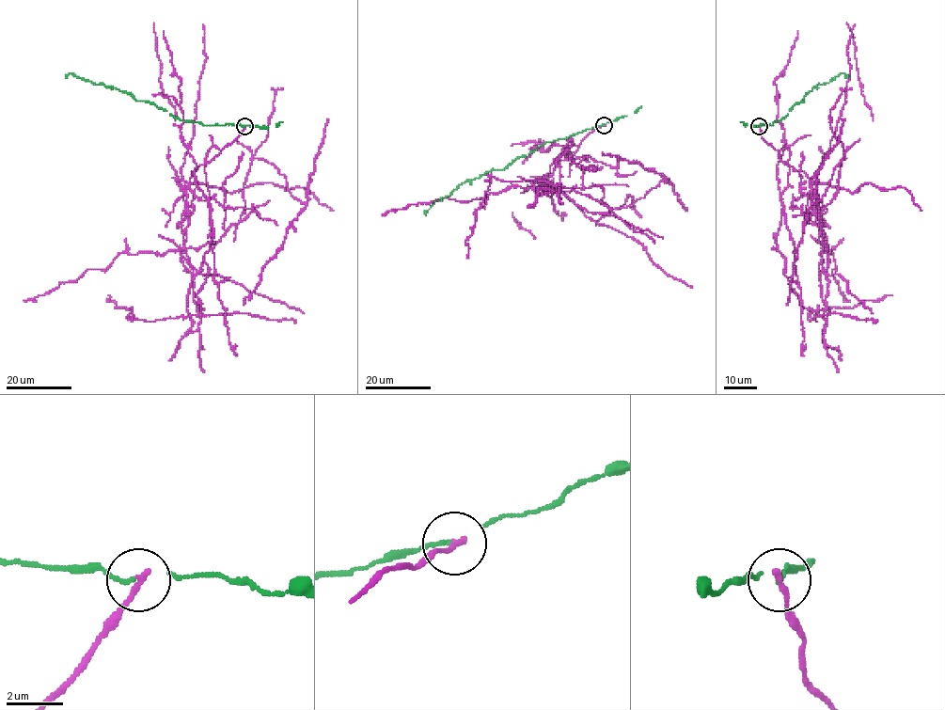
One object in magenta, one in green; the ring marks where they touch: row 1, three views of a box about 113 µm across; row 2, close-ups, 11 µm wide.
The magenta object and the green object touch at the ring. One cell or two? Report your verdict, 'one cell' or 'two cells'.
two cells

